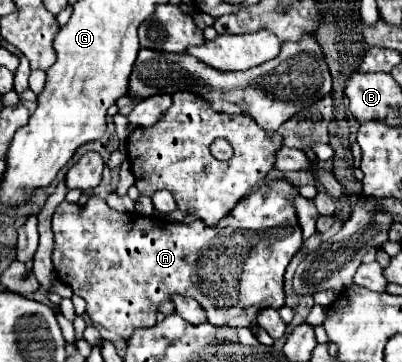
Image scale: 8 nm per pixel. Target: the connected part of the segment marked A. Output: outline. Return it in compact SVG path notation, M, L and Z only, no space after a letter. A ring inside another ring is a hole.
M274 178L274 180L268 180L264 182L256 192L252 192L250 196L246 196L244 200L240 200L234 210L226 216L226 220L222 220L222 224L214 226L214 228L208 228L206 224L202 224L202 220L194 220L194 222L166 222L166 220L158 220L158 218L150 218L150 216L136 216L134 212L116 212L112 208L108 208L108 204L102 200L102 198L96 198L92 196L84 206L80 204L72 204L72 202L62 202L54 216L52 216L52 232L54 232L54 250L52 250L52 262L54 262L54 270L56 270L56 276L60 282L68 284L74 294L82 296L86 300L86 314L94 320L94 324L100 324L102 328L110 330L110 332L116 332L118 336L122 336L124 340L128 340L134 330L138 328L150 328L156 324L156 315L158 314L158 306L164 301L169 301L172 294L182 294L182 296L192 296L196 302L202 304L202 308L206 310L208 314L208 320L216 326L246 326L250 328L254 324L254 318L256 314L250 314L250 312L256 312L256 310L262 310L262 308L280 308L284 304L284 270L286 266L290 264L292 256L300 250L302 246L302 228L298 224L298 216L296 216L296 208L294 208L294 200L296 196L300 196L298 192L298 186L288 182L286 178Z

